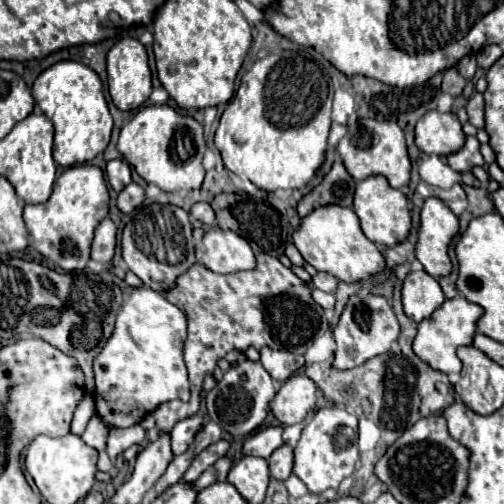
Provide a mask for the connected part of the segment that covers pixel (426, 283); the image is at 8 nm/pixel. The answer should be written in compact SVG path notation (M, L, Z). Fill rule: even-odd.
M411 271L403 283L403 309L415 323L427 319L441 303L445 295L435 277L427 271Z

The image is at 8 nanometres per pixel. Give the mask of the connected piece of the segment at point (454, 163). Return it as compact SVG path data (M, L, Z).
M467 137L463 149L447 157L449 167L451 167L453 171L457 171L457 173L467 173L467 171L471 171L475 165L485 165L485 159L483 159L479 147L481 147L481 145L479 145L477 137Z

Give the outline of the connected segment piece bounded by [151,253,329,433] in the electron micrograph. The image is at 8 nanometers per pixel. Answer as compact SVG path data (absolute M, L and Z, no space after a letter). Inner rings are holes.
M265 253L257 255L257 267L253 271L239 271L231 275L219 275L213 273L211 269L195 263L189 271L177 277L177 283L173 289L165 291L165 297L177 305L185 315L187 315L187 339L185 339L185 365L189 371L189 383L191 383L191 399L189 401L169 401L159 405L151 415L155 417L159 433L171 433L173 425L197 415L199 405L201 405L201 387L203 379L213 373L217 367L217 361L225 357L229 351L247 351L247 347L255 347L257 351L261 347L271 347L271 349L285 349L297 355L303 355L311 343L325 335L329 329L325 311L313 301L311 297L311 287L309 283L301 281L289 267L281 265L277 257L269 257Z

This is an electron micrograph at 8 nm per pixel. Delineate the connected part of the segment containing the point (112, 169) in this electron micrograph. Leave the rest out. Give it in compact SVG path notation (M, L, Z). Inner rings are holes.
M113 159L113 161L109 161L105 173L107 173L109 185L117 193L123 191L123 187L131 183L131 167L129 167L129 163L125 159Z

